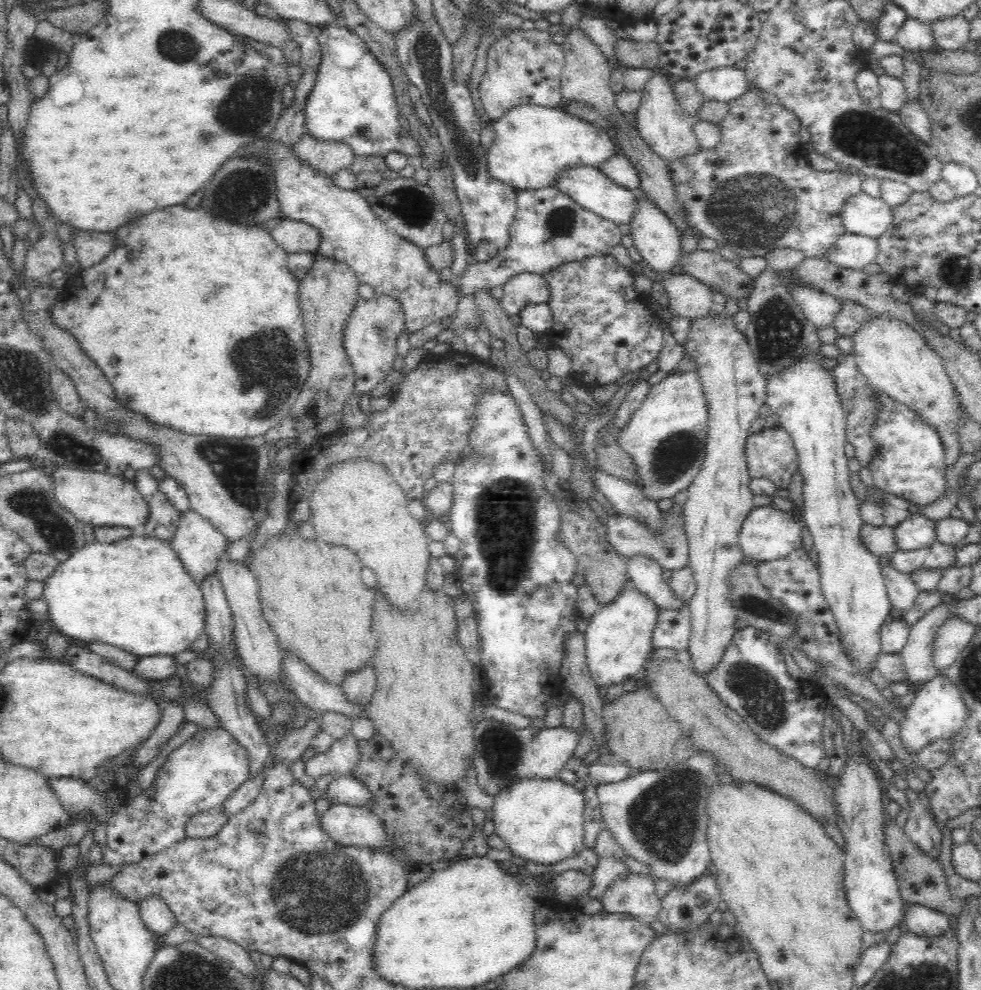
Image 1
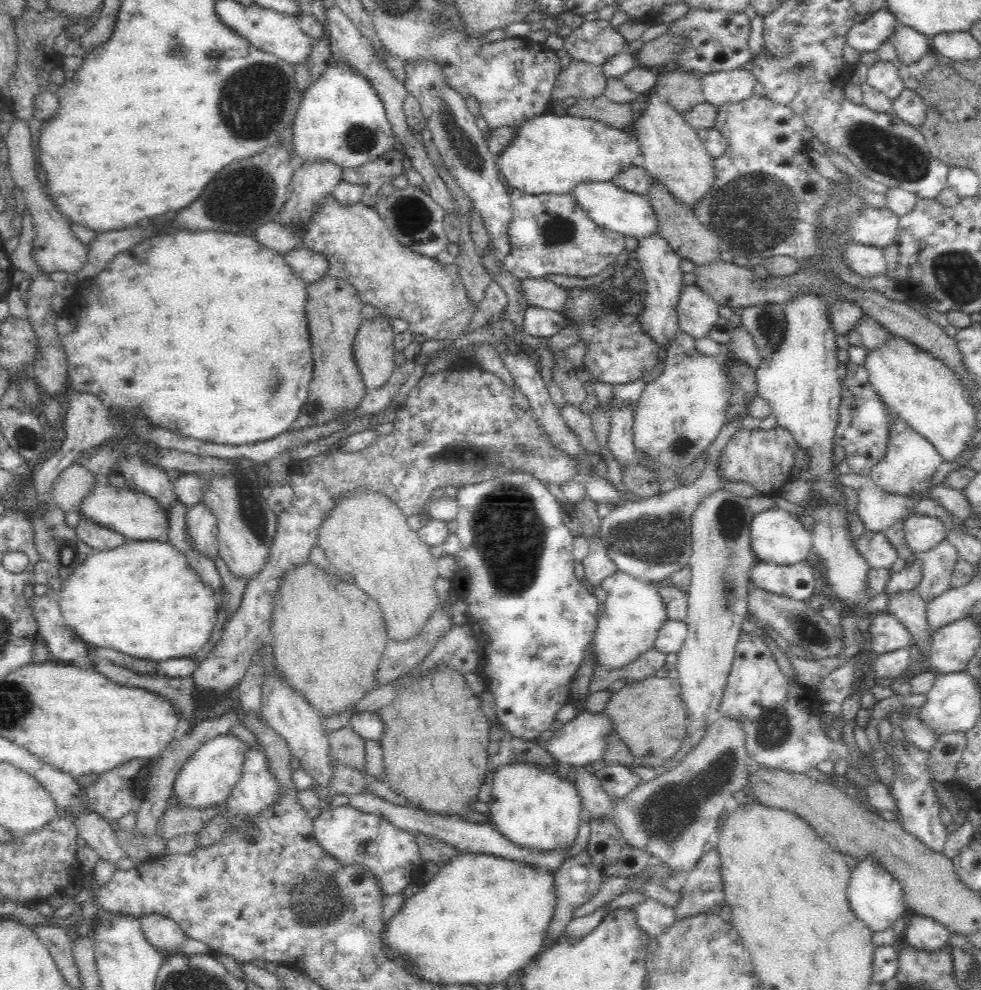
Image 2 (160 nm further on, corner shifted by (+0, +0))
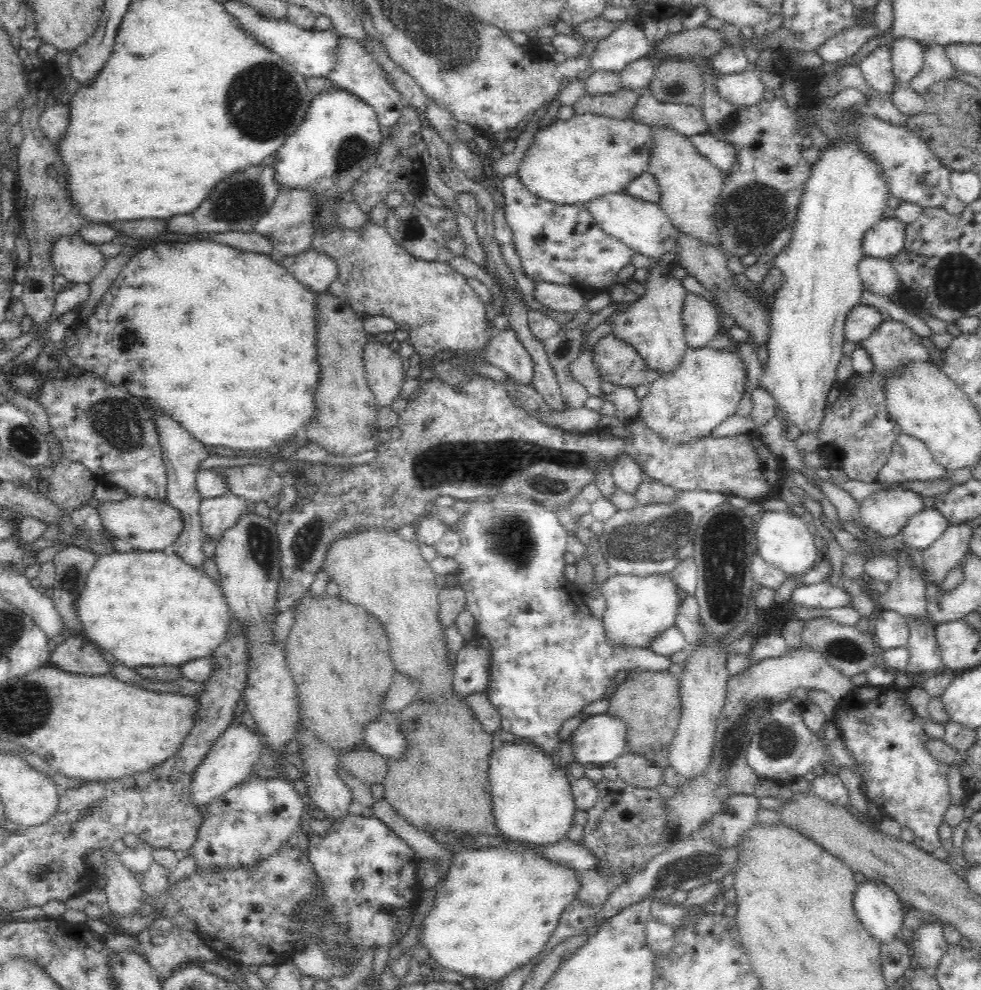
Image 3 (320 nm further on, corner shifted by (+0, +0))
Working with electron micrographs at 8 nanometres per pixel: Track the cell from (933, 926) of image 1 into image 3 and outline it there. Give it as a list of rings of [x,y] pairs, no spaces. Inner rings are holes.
[[[923,923],[909,932],[907,941],[916,951],[915,959],[919,966],[929,972],[937,968],[949,946],[940,923]]]

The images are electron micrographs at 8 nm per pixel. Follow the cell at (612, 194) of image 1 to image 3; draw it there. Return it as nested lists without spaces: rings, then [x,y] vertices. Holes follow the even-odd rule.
[[[627,193],[606,194],[596,198],[594,202],[588,202],[586,208],[605,234],[630,247],[635,254],[658,261],[670,259],[676,254],[675,248],[680,232],[673,226],[659,204],[638,200]]]

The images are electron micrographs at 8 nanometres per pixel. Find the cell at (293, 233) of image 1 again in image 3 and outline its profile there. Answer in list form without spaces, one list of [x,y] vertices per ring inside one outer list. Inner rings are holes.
[[[220,232],[213,233],[208,236],[208,239],[200,242],[214,242],[224,246],[234,247],[234,249],[242,250],[243,252],[250,252],[256,254],[270,255],[274,253],[272,250],[272,242],[254,232]]]

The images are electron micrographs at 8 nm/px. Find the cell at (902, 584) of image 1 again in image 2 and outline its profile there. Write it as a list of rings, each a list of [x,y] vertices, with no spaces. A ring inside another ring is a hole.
[[[915,590],[914,593],[888,594],[892,597],[887,610],[908,629],[910,644],[918,647],[918,662],[910,664],[903,673],[904,678],[929,670],[929,654],[931,653],[931,640],[933,631],[927,621],[926,601]]]

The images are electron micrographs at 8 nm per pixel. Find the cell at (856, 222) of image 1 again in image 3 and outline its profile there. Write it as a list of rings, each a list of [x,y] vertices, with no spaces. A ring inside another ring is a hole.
[[[885,218],[872,230],[868,230],[862,240],[865,256],[879,260],[891,260],[906,246],[906,226],[896,218]]]

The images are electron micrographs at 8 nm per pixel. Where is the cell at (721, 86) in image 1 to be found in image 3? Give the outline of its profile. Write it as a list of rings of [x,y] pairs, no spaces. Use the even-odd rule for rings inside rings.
[[[748,69],[734,74],[718,74],[715,87],[722,98],[738,106],[753,107],[768,96],[760,74]]]

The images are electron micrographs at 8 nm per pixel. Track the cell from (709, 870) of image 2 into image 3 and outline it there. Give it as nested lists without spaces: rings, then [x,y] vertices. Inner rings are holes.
[[[728,794],[723,810],[712,818],[711,838],[716,844],[734,846],[757,823],[758,799],[752,794]]]

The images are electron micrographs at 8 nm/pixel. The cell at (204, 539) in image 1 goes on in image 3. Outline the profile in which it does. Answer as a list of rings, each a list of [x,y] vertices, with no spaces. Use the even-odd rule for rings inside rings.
[[[230,491],[220,496],[203,498],[199,508],[203,536],[217,541],[238,522],[242,513],[251,508],[248,501]]]

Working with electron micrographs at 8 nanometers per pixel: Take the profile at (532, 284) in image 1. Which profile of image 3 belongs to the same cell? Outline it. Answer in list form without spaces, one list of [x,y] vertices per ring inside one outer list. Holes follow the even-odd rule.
[[[538,282],[534,285],[534,296],[545,308],[556,312],[575,315],[580,312],[588,300],[580,293],[580,289],[570,285]]]

